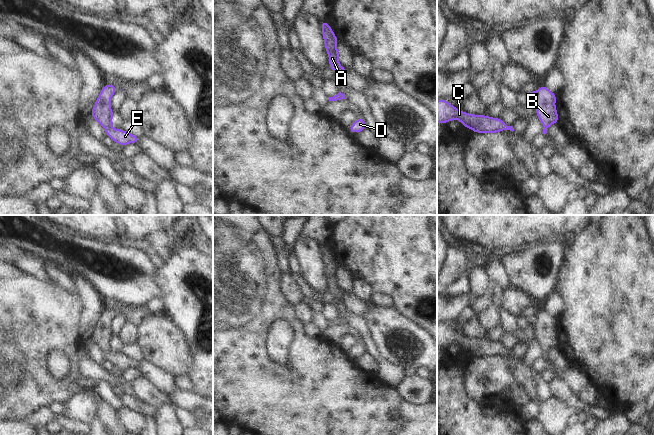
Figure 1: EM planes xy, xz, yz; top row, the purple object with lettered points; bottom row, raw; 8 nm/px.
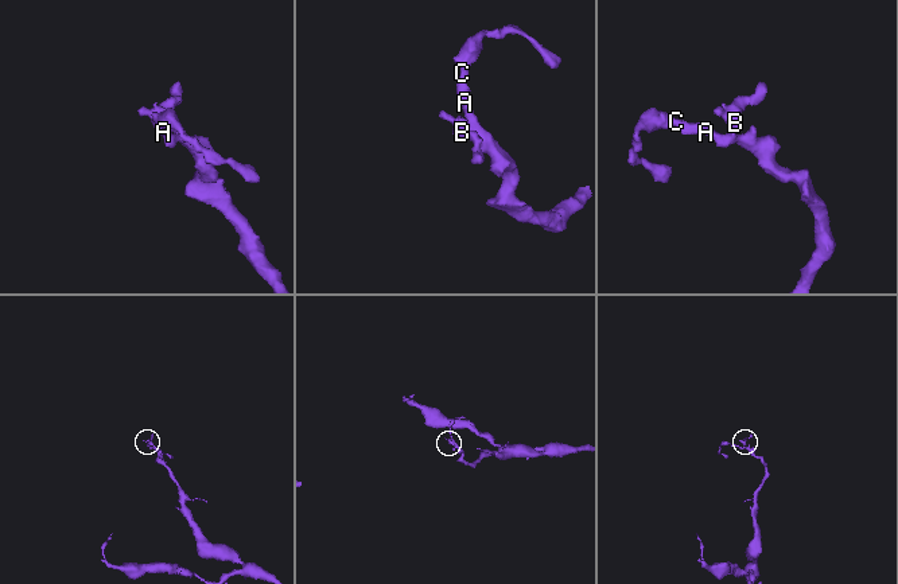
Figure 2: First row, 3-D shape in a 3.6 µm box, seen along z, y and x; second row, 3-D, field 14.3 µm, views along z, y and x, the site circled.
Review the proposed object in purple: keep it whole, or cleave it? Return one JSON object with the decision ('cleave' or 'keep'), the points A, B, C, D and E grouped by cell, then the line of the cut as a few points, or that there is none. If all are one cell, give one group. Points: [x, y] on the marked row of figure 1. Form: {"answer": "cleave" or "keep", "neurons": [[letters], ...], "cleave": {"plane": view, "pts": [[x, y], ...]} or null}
{"answer": "keep", "neurons": [["A", "B", "C", "D", "E"]], "cleave": null}

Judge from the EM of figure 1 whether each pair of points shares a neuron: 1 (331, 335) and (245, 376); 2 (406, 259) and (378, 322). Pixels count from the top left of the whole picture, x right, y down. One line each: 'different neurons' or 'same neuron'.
1: different neurons
2: different neurons

